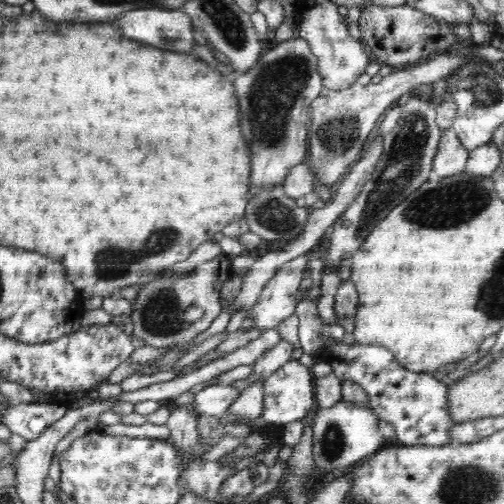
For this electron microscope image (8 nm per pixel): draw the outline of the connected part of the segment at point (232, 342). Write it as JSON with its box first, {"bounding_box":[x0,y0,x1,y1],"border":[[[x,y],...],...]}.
{"bounding_box":[178,327,263,378],"border":[[[252,327],[250,330],[246,330],[246,332],[238,330],[229,334],[228,338],[226,338],[226,340],[224,340],[224,342],[222,342],[215,350],[206,353],[196,362],[182,368],[183,372],[178,375],[178,378],[180,378],[180,376],[186,376],[186,374],[190,374],[190,372],[194,372],[194,370],[198,370],[198,368],[202,368],[206,366],[206,364],[214,362],[214,360],[223,358],[225,355],[230,354],[230,352],[238,350],[238,348],[246,346],[246,344],[257,340],[263,332],[263,330]]]}

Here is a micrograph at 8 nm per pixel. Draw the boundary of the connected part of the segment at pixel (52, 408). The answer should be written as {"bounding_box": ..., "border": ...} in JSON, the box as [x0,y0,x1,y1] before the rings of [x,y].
{"bounding_box":[2,402,66,442],"border":[[[50,402],[10,404],[2,414],[2,423],[12,433],[24,437],[28,442],[39,438],[46,428],[60,420],[66,411],[66,406]]]}

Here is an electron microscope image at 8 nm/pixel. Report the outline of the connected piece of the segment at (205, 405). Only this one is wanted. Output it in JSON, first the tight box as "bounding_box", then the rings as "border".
{"bounding_box":[194,385,241,422],"border":[[[210,385],[194,394],[194,410],[206,416],[216,417],[226,422],[228,410],[233,402],[240,398],[241,392],[232,385]]]}

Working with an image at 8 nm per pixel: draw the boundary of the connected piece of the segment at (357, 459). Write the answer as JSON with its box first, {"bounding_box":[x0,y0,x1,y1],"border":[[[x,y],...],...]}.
{"bounding_box":[312,401,385,474],"border":[[[338,401],[330,408],[316,406],[313,417],[312,445],[313,457],[318,474],[339,473],[374,456],[385,444],[378,428],[379,418],[370,405],[356,405],[348,401]]]}

